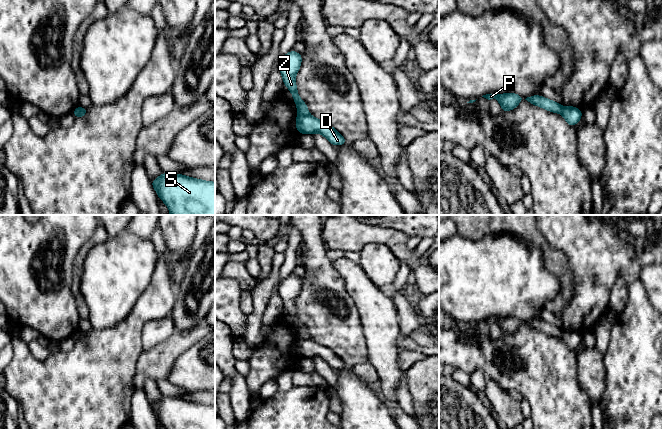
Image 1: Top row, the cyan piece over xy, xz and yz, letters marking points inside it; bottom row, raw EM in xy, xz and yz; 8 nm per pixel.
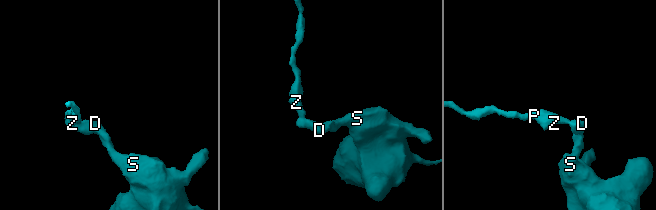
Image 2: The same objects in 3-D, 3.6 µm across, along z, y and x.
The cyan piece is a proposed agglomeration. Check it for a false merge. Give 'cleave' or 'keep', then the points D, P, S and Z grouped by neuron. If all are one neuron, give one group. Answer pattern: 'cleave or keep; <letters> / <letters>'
cleave; D S / P Z

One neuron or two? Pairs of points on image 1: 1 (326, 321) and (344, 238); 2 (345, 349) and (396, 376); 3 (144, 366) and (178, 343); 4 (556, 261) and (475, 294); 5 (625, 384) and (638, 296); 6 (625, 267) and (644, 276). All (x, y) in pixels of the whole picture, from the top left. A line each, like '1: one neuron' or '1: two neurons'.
1: two neurons
2: two neurons
3: one neuron
4: two neurons
5: one neuron
6: two neurons

